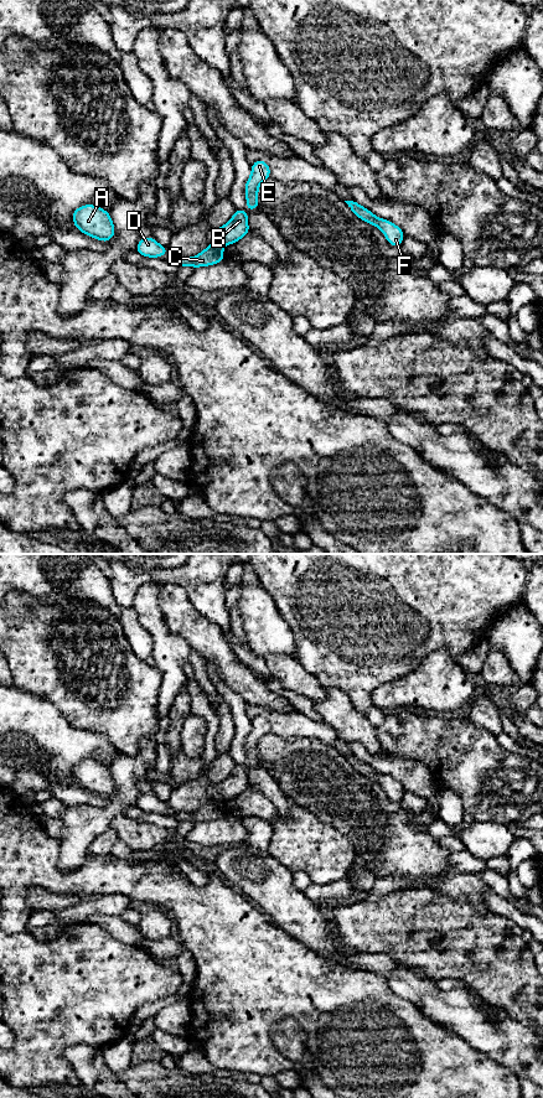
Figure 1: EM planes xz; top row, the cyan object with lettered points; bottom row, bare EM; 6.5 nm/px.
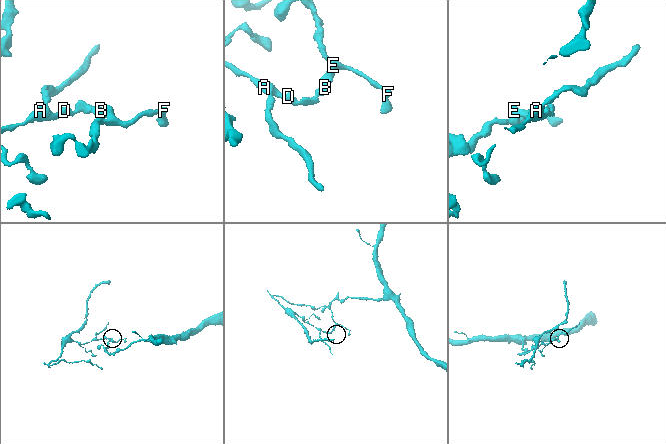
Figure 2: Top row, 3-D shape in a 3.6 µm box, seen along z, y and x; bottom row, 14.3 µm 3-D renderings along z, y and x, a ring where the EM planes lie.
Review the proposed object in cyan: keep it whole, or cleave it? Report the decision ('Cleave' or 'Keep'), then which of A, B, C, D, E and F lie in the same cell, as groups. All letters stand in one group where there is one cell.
Cleave. Groups: A C D / B E F

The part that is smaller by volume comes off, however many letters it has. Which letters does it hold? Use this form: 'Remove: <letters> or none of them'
Remove: A, C, D

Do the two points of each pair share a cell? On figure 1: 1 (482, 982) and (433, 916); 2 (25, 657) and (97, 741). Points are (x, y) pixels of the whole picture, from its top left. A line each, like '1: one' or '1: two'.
1: one
2: two

